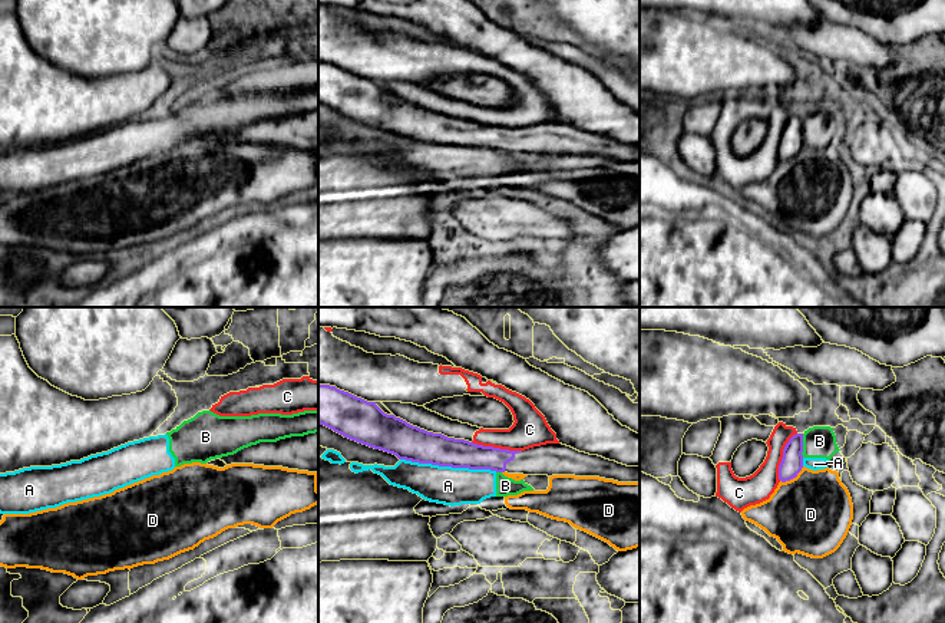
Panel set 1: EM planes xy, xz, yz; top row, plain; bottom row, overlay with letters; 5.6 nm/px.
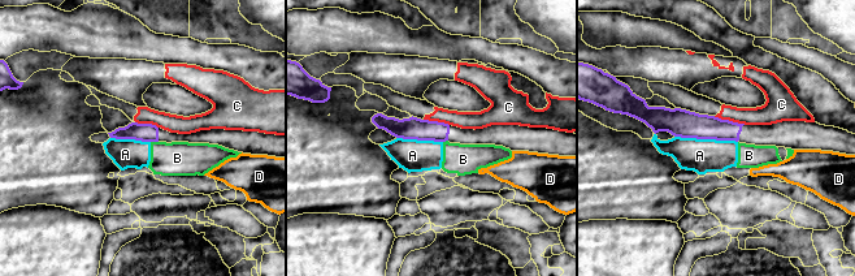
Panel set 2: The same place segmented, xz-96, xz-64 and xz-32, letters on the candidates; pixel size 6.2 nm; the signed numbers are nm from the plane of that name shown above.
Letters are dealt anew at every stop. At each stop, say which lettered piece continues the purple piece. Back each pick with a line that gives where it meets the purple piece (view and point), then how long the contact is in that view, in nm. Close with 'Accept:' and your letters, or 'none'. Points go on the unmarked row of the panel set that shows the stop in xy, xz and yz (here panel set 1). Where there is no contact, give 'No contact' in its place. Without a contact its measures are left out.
Accept: none

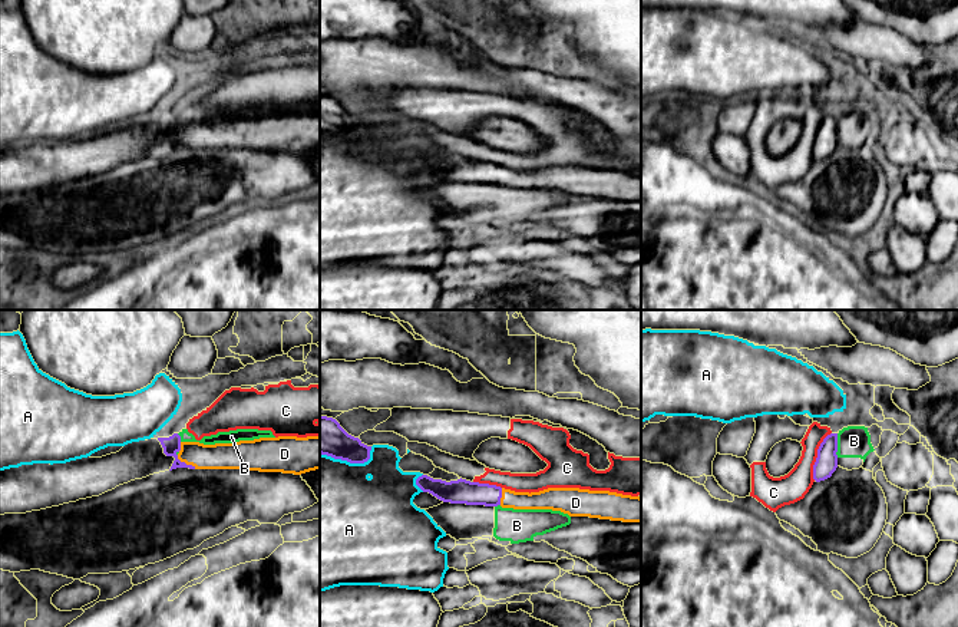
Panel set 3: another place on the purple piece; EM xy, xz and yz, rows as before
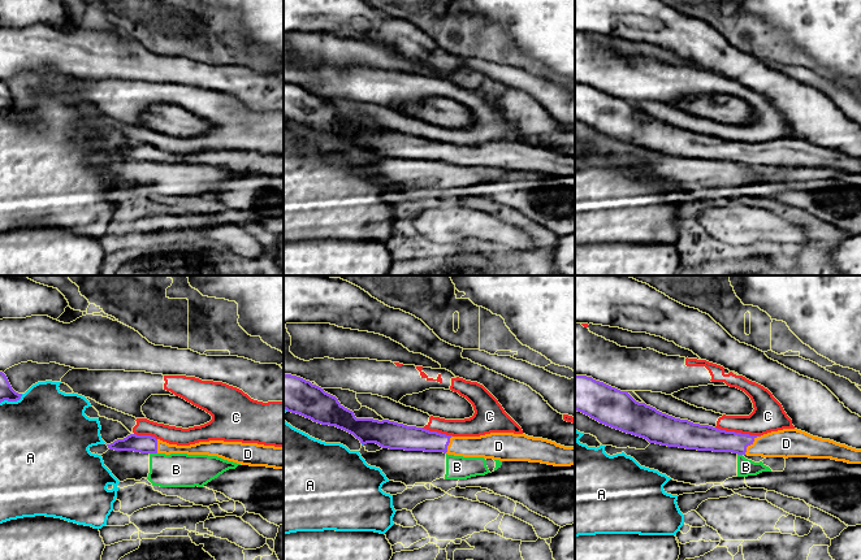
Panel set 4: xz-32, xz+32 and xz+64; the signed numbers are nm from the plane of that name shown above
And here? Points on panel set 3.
D: Touches purple at xy (184, 141). Shared border 130 nm
Accept: D

